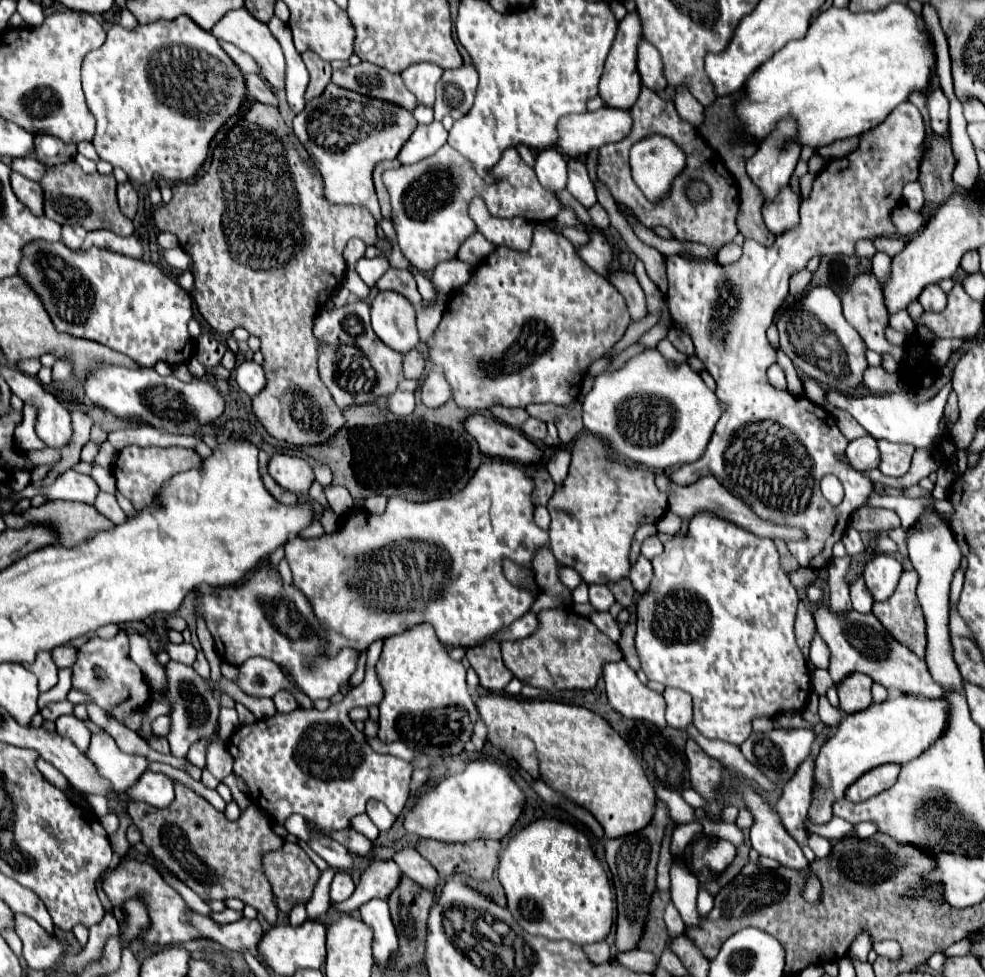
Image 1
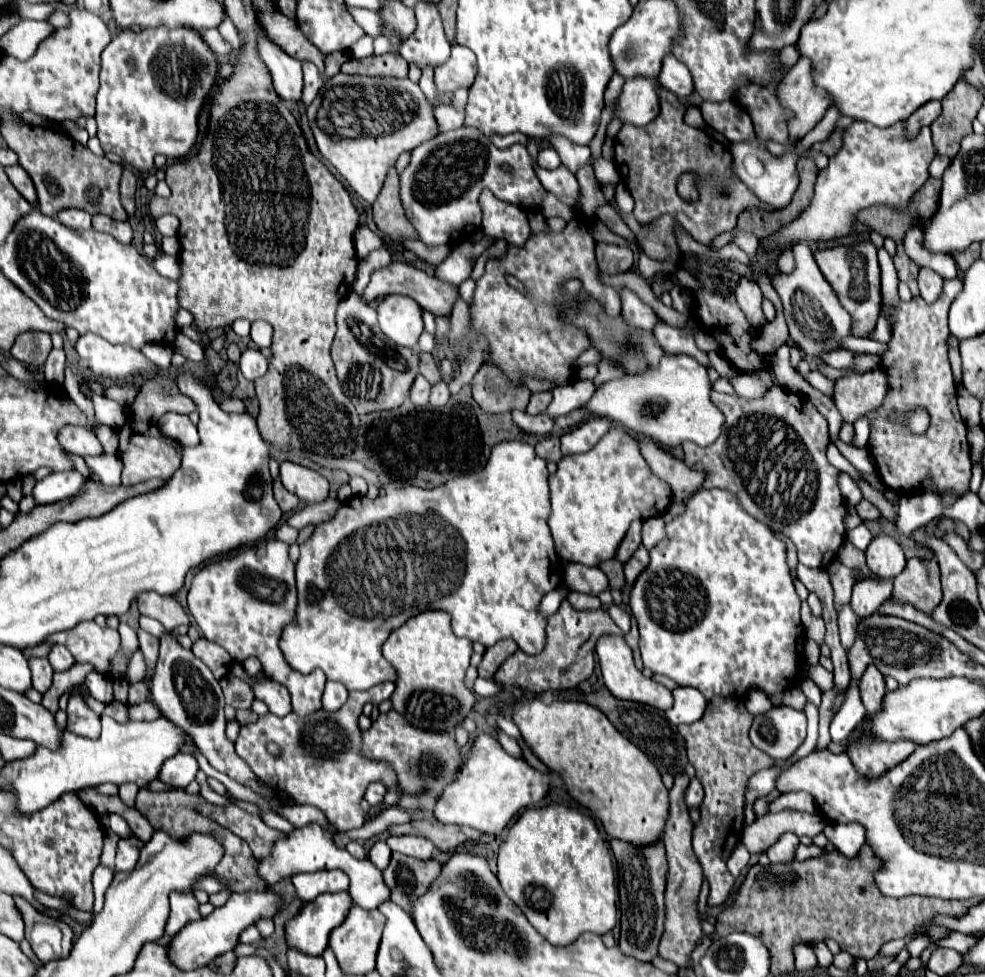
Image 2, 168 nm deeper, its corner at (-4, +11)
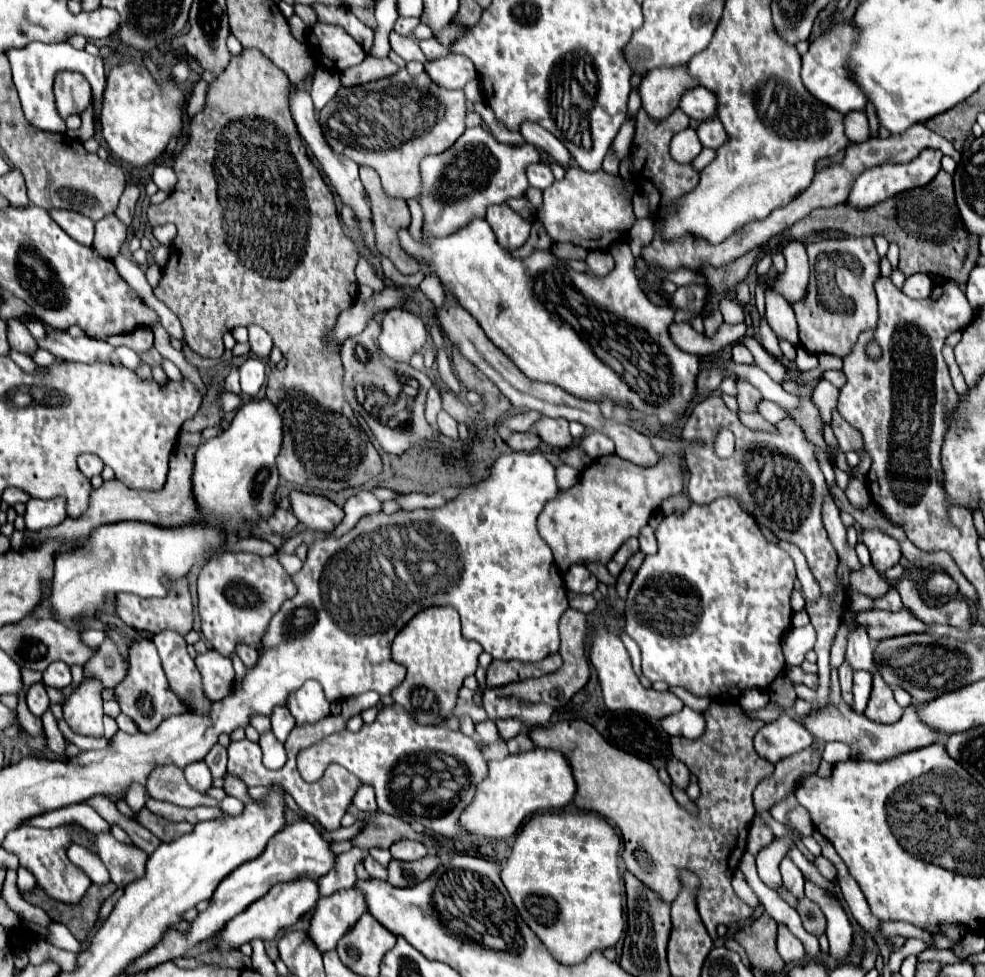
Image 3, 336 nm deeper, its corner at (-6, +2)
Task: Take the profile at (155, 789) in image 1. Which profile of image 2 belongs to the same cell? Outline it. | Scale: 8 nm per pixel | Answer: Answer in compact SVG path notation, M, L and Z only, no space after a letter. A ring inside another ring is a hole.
M176 754L162 766L160 780L174 788L186 788L196 778L196 774L198 774L196 758L192 754Z

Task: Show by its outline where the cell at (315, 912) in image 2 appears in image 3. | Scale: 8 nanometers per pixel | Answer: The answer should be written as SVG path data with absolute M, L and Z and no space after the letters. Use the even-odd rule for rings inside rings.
M344 889L332 897L320 897L310 919L308 939L322 951L332 951L340 937L356 925L366 911L364 897L356 889Z

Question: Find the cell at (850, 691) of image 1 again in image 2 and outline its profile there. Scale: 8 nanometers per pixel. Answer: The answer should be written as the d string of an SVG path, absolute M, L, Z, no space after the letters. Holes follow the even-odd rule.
M868 666L860 680L860 696L862 696L862 704L868 714L874 714L878 712L878 708L882 708L884 694L886 694L884 676L878 672L878 668Z

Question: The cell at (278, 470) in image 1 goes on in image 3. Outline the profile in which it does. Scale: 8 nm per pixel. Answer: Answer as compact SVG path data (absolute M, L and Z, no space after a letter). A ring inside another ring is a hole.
M292 491L290 505L298 521L314 531L332 531L344 517L344 511L324 495Z

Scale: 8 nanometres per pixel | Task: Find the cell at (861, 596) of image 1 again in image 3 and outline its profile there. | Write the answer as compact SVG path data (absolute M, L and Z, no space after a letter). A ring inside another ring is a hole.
M856 627L852 633L848 633L846 661L852 665L852 669L874 671L874 647L864 627Z

